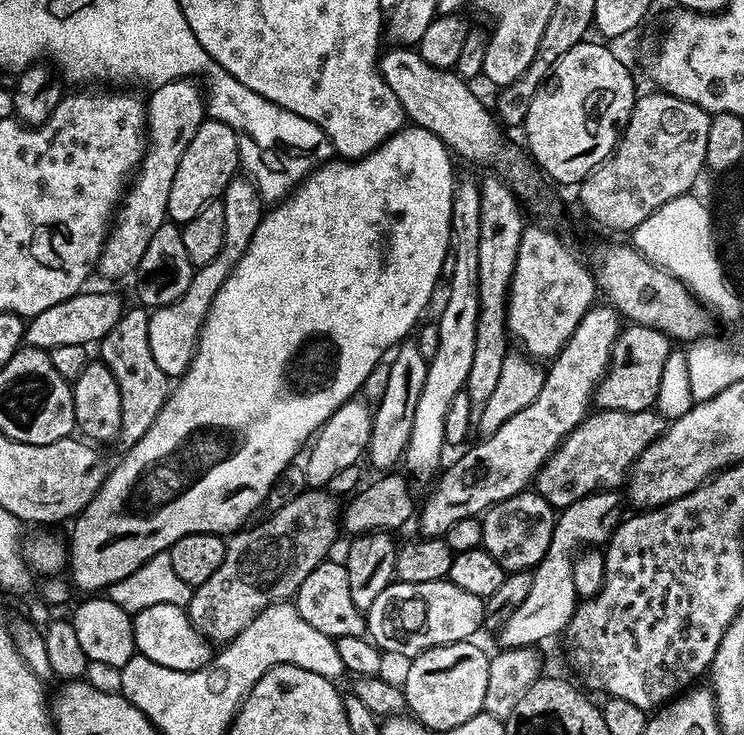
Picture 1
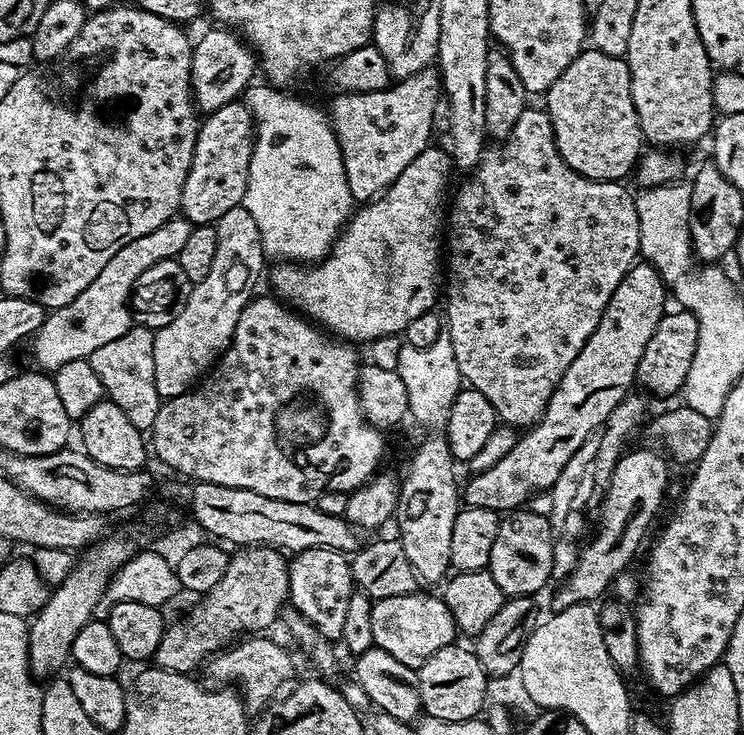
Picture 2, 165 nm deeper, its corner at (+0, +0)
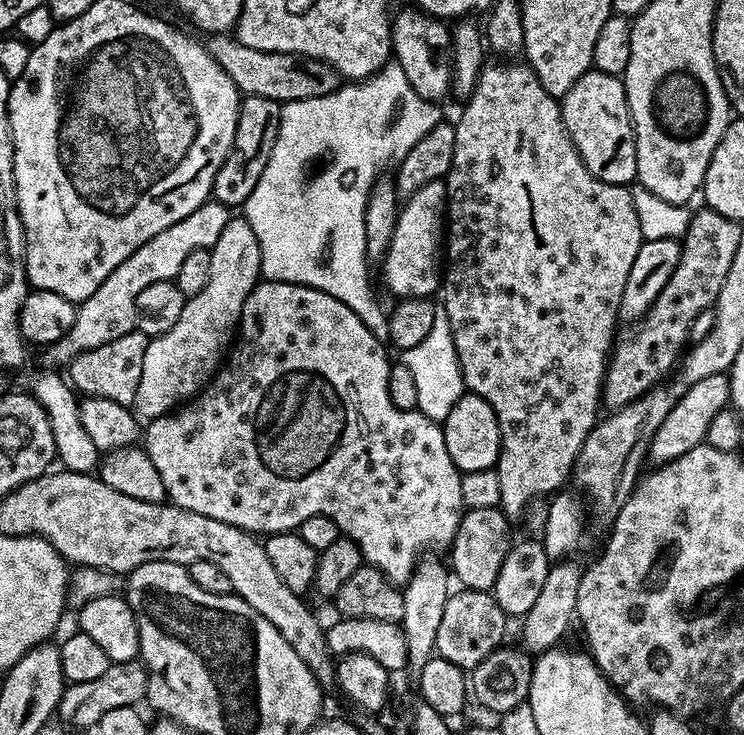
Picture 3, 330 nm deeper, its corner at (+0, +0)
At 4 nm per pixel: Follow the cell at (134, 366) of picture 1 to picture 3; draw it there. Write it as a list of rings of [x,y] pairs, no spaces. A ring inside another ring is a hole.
[[[139,330],[122,334],[122,338],[114,338],[114,342],[106,342],[106,346],[98,346],[94,350],[86,350],[72,359],[67,365],[66,376],[77,393],[87,396],[101,396],[111,402],[127,406],[135,405],[138,394],[138,381],[142,378],[142,358],[146,354],[149,337]]]

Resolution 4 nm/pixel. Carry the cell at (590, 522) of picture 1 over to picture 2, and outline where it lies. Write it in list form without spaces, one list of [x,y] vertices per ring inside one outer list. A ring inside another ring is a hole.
[[[634,448],[625,451],[614,466],[614,474],[598,509],[600,521],[597,524],[595,521],[590,539],[581,547],[574,570],[559,585],[560,593],[552,600],[553,609],[599,601],[605,595],[603,592],[613,587],[616,577],[635,558],[652,519],[659,514],[664,504],[664,491],[668,488],[669,461],[659,451],[656,453],[648,448]]]

